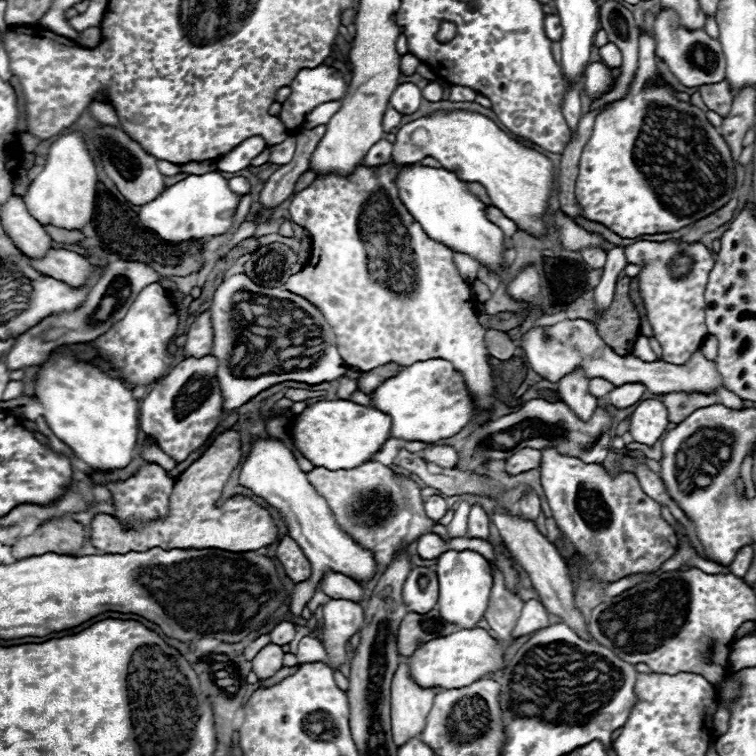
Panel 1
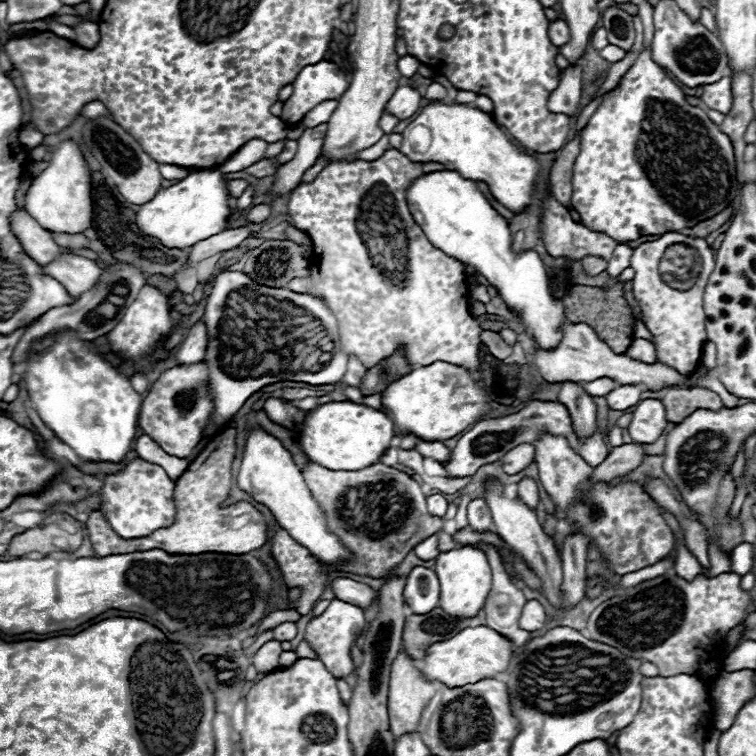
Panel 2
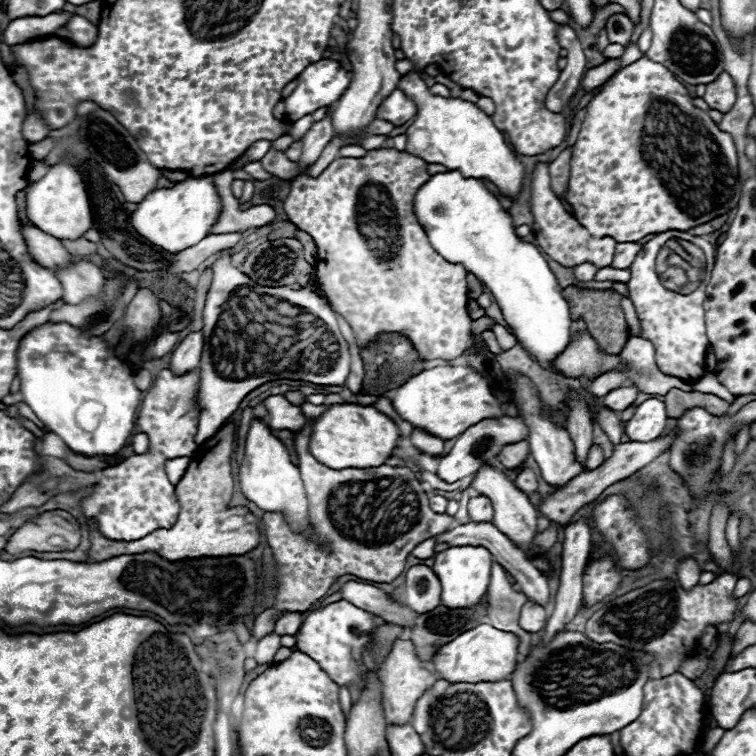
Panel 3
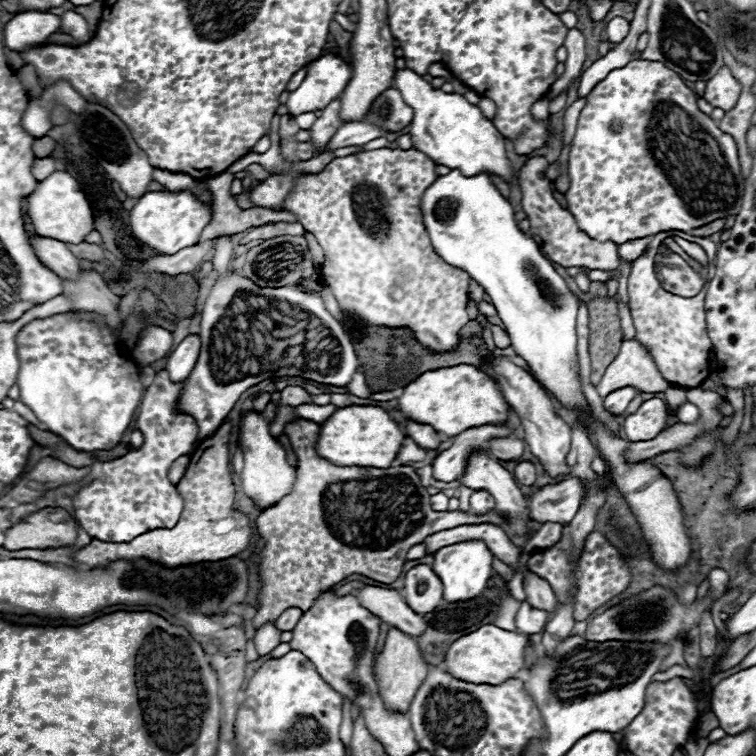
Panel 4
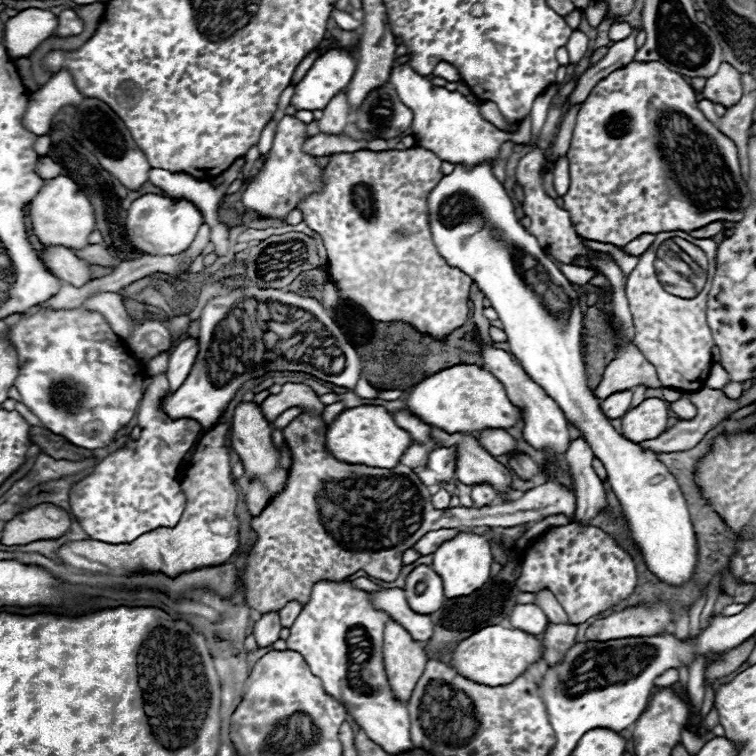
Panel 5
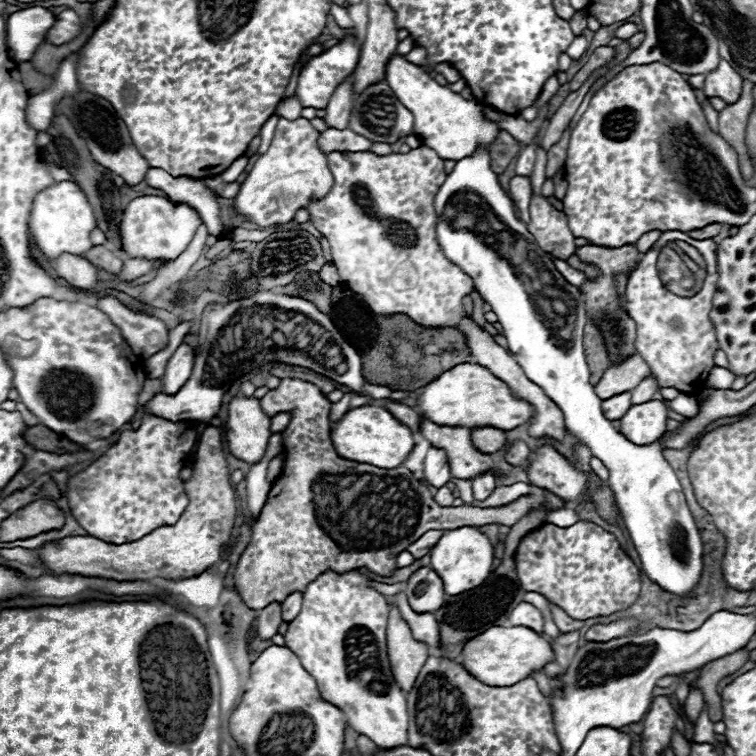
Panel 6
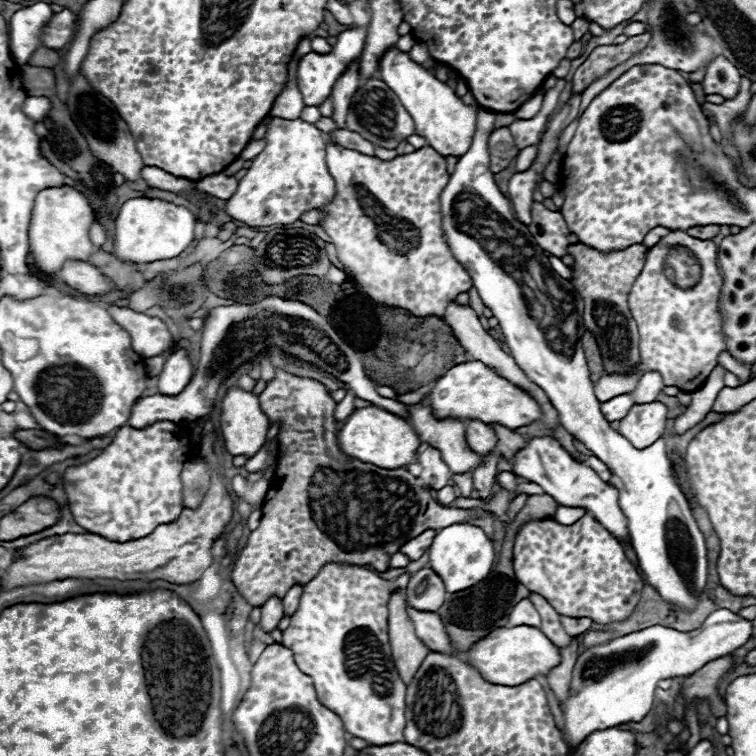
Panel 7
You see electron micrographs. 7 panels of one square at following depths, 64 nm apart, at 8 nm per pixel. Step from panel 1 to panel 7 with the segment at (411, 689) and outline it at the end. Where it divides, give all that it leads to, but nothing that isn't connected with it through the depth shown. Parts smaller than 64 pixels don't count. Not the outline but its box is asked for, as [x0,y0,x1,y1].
[388,592,430,686]

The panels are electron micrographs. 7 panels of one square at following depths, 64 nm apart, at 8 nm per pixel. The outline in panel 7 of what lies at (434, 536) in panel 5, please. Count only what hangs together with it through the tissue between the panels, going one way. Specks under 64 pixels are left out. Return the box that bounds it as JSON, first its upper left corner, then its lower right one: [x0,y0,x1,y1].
[400,530,436,560]

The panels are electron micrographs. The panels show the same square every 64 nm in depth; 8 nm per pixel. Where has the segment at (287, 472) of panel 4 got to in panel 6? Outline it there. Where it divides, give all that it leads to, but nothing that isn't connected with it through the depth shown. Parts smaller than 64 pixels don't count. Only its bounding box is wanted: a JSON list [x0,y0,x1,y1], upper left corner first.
[226,398,270,466]

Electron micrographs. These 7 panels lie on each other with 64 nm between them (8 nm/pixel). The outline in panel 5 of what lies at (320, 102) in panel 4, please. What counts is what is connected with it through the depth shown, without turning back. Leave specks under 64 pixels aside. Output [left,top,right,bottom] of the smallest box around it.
[290,50,354,110]

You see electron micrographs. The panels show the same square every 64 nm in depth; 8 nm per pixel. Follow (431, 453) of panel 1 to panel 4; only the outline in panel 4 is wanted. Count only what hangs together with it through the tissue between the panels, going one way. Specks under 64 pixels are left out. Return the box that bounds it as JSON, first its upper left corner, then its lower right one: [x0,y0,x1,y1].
[406,420,442,450]

